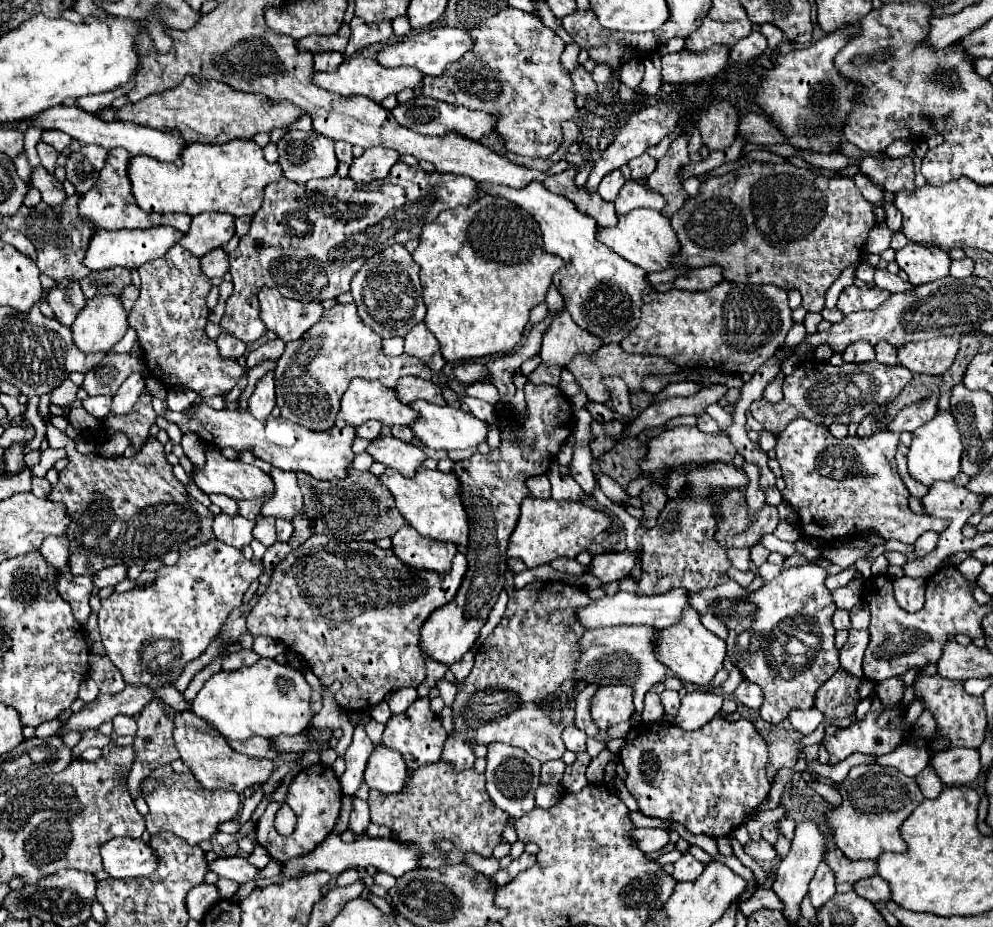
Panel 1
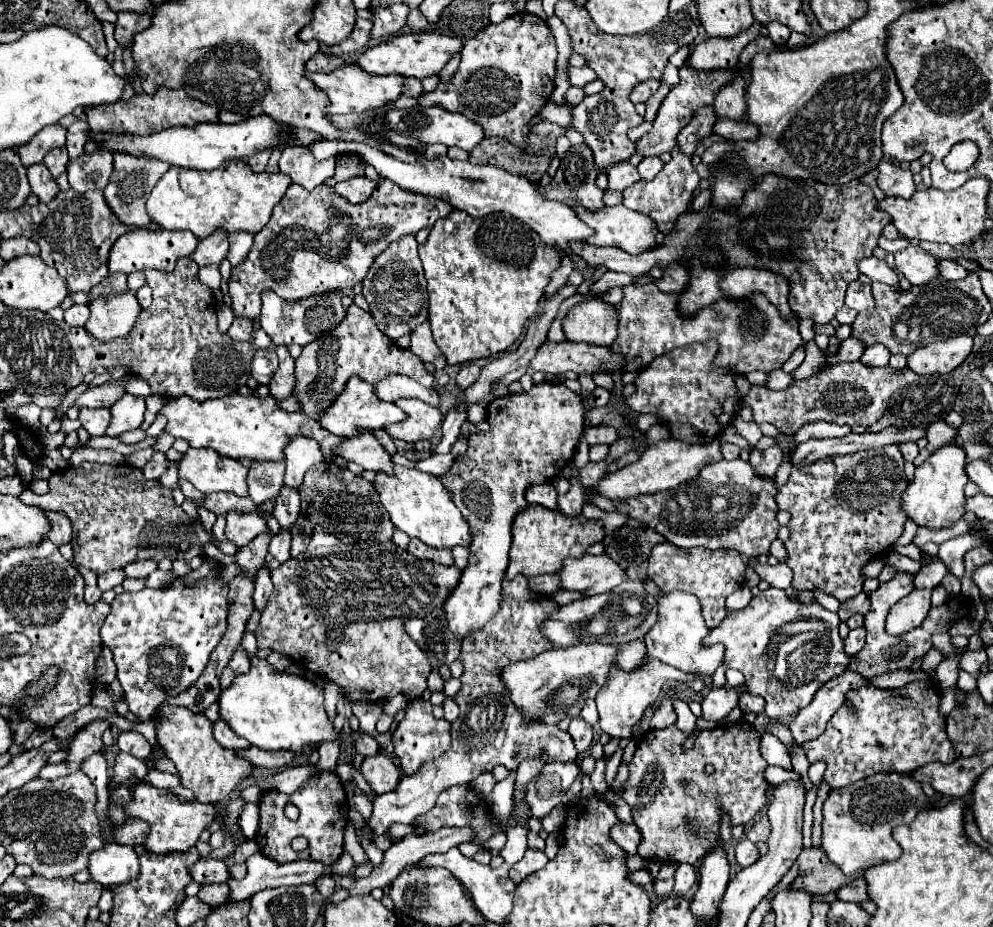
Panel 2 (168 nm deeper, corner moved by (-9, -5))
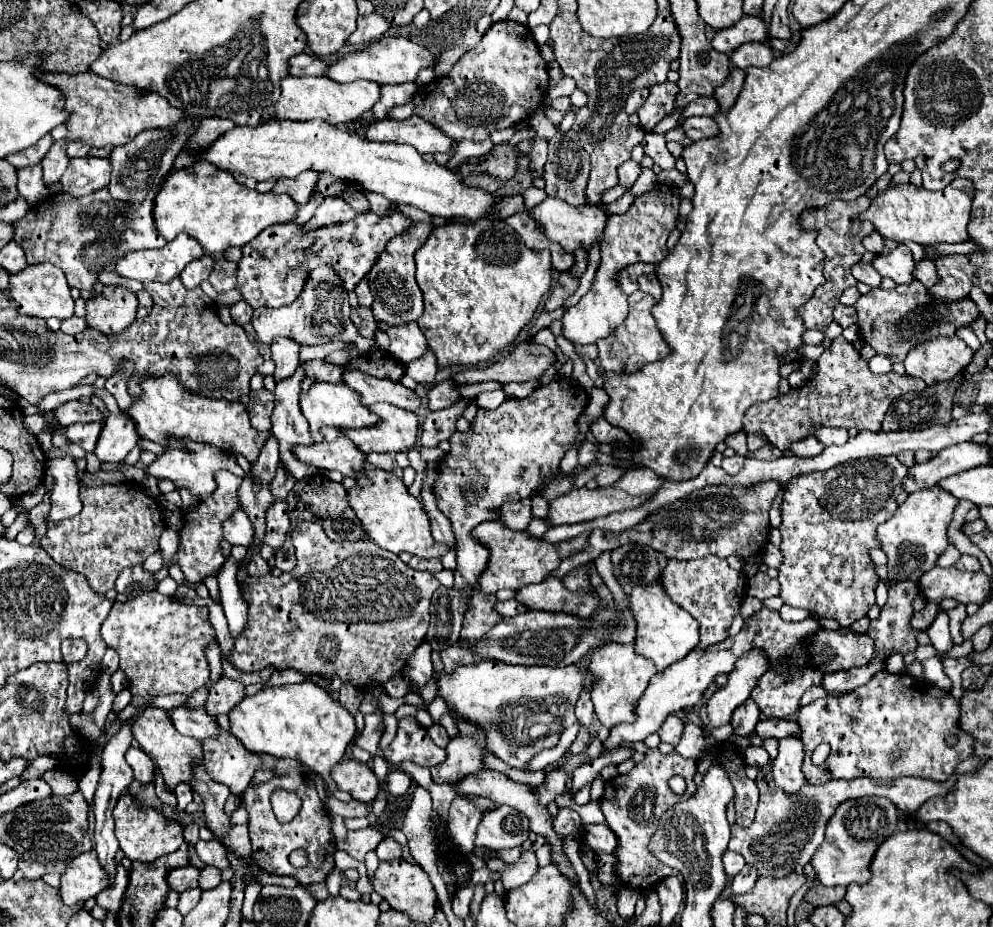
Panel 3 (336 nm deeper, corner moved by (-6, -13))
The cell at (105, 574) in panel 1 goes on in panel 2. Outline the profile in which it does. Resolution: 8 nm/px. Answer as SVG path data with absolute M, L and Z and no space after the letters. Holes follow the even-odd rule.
M134 561L134 563L130 563L126 569L124 569L124 573L126 573L126 577L130 577L130 579L144 579L144 577L148 577L152 571L156 571L158 569L158 565L154 563L154 561Z

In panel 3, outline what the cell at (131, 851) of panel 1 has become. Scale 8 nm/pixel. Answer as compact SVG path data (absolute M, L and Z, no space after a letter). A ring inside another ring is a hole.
M87 851L75 857L61 875L59 895L63 903L73 907L77 903L85 903L89 897L97 897L105 887L107 875L95 857L95 851Z

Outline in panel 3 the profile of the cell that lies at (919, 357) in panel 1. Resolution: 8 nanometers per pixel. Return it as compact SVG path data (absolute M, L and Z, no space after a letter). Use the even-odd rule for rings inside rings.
M959 337L931 339L909 351L905 359L907 375L923 379L927 385L953 379L973 359L973 349Z

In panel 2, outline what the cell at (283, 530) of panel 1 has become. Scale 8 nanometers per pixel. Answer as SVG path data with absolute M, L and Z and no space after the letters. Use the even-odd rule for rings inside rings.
M282 487L274 507L274 517L278 519L280 527L292 529L298 519L298 511L300 511L300 495L294 489L290 491L288 487Z

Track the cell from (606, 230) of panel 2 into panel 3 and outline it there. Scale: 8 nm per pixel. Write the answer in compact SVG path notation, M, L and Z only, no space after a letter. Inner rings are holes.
M545 197L545 201L541 201L539 205L535 205L531 211L527 211L529 217L543 227L543 235L555 243L561 245L561 249L565 253L573 253L577 247L585 247L589 249L593 245L595 239L601 241L607 217L601 205L579 205L579 207L571 207L569 203L565 203L563 199L557 197Z

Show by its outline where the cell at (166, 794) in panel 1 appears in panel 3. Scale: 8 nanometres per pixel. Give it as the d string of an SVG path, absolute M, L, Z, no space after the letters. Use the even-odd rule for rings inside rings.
M123 793L113 809L113 821L115 821L115 837L119 841L121 851L131 861L155 861L161 855L173 853L183 845L183 825L177 821L165 821L161 813L155 809L149 809L147 805L139 803L133 795Z

